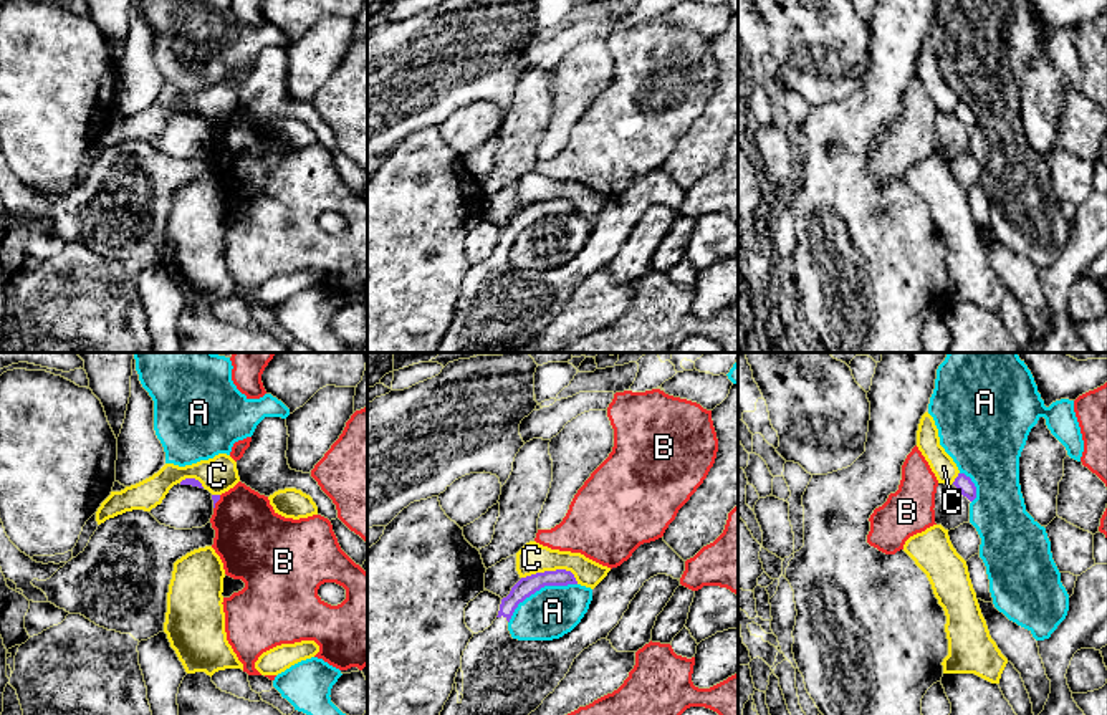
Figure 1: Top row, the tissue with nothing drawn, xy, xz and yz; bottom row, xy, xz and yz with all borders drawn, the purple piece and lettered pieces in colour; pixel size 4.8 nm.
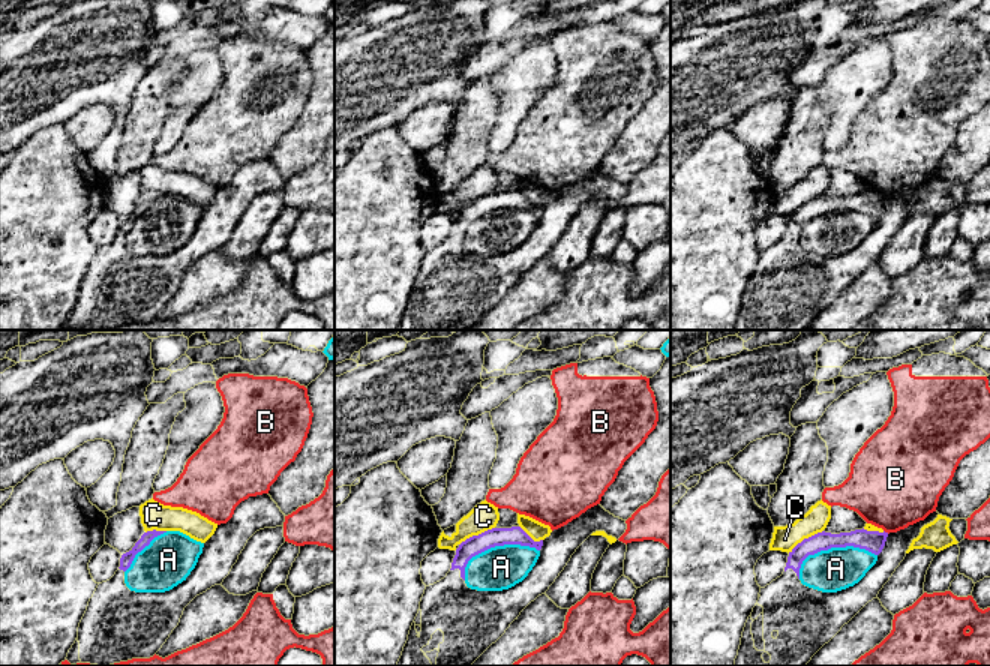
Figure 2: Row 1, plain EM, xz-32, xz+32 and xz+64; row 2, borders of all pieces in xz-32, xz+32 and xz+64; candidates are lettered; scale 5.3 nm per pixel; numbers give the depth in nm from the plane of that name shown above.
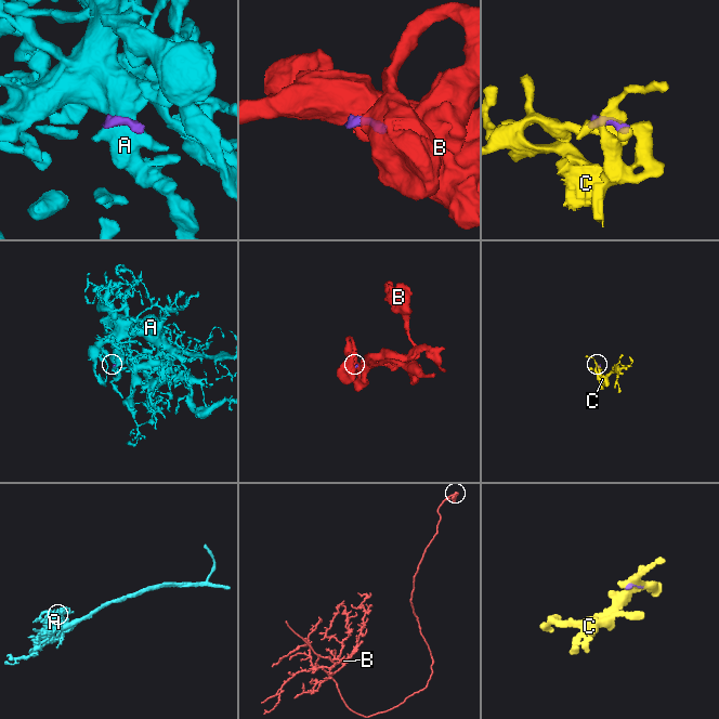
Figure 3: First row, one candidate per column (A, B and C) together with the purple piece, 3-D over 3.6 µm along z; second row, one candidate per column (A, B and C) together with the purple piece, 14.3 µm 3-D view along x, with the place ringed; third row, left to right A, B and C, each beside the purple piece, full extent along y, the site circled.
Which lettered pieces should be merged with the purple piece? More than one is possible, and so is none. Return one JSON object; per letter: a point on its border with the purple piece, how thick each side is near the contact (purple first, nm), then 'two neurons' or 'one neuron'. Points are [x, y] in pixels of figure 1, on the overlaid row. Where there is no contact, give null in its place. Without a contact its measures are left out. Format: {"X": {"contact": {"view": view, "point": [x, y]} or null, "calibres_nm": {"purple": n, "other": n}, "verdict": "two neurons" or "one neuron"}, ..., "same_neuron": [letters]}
{"A": {"contact": {"view": "xz", "point": [538, 590]}, "calibres_nm": {"purple": 90, "other": 260}, "verdict": "two neurons"}, "B": {"contact": {"view": "xy", "point": [217, 500]}, "calibres_nm": {"purple": 40, "other": 360}, "verdict": "two neurons"}, "C": {"contact": {"view": "xz", "point": [551, 571]}, "calibres_nm": {"purple": 90, "other": 150}, "verdict": "two neurons"}, "same_neuron": []}

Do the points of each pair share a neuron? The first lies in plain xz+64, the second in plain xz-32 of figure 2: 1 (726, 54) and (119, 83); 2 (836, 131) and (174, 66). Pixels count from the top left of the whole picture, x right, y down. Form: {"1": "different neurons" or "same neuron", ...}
{"1": "same neuron", "2": "different neurons"}

